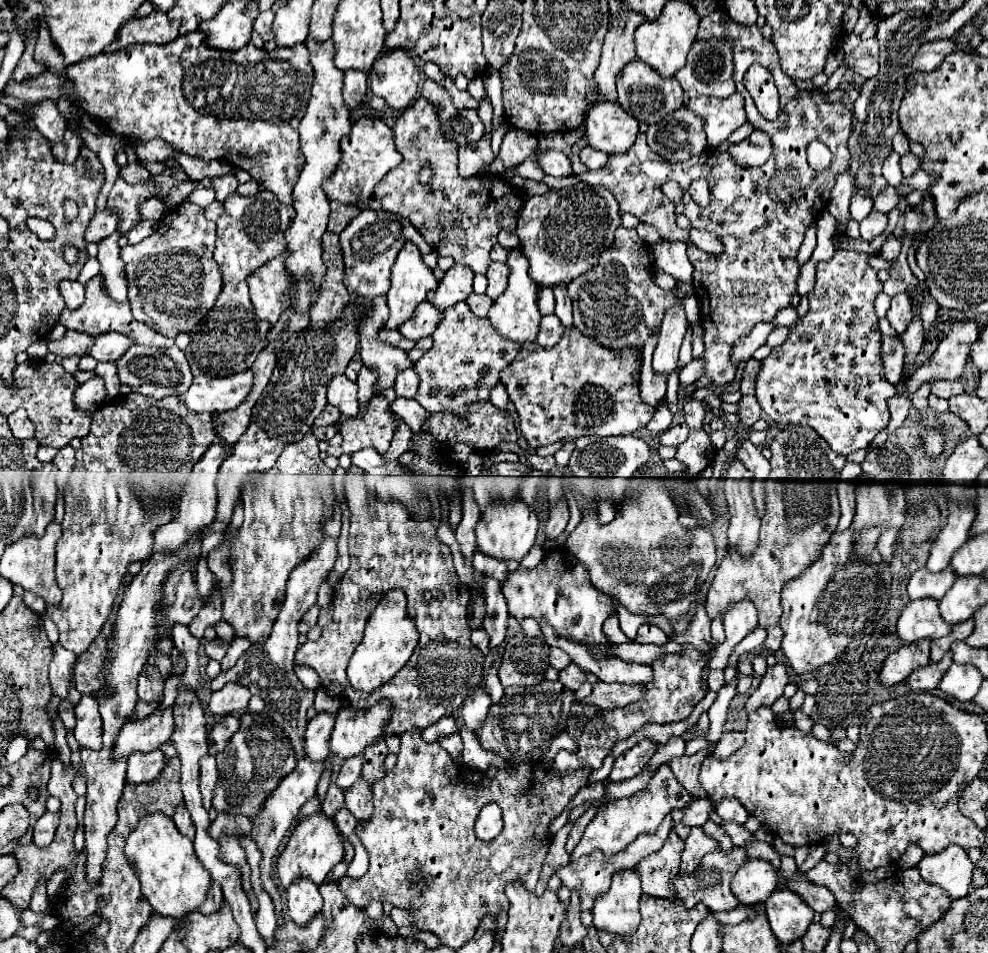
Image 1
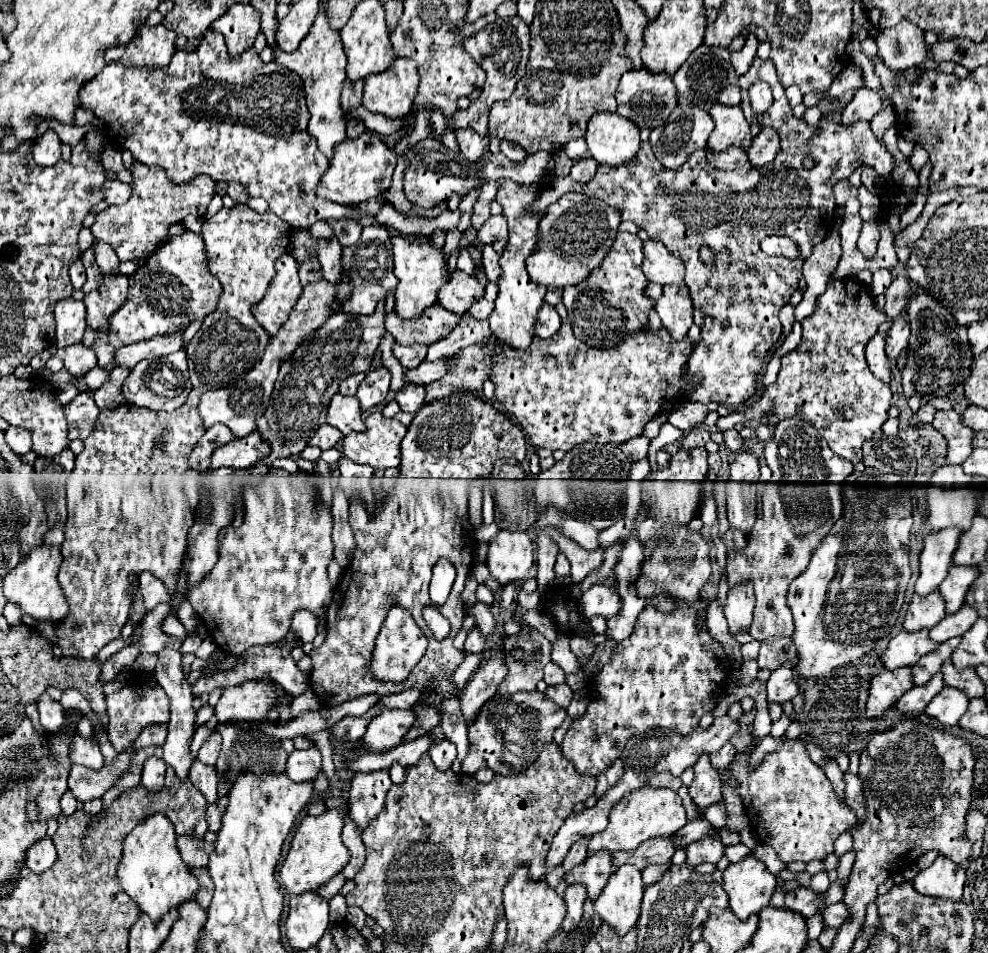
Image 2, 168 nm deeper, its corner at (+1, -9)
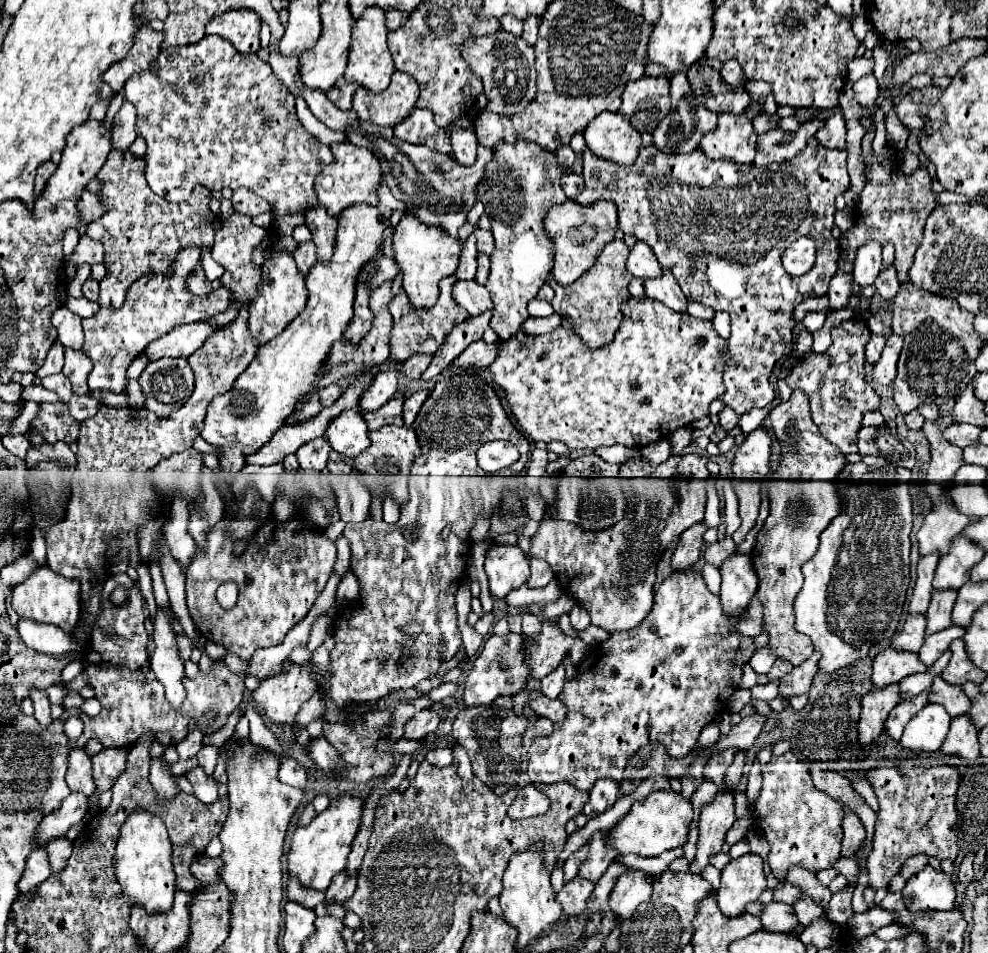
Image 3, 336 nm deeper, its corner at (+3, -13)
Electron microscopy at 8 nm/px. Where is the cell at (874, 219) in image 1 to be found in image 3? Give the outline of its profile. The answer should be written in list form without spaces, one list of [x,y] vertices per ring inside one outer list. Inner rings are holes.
[[[878,242],[864,244],[856,254],[854,282],[858,286],[874,286],[878,272],[882,270],[882,248]]]

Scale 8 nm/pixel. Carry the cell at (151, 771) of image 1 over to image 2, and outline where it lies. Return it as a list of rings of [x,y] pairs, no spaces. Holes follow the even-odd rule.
[[[150,756],[146,762],[144,762],[144,770],[142,770],[142,786],[150,792],[158,792],[162,790],[162,784],[164,784],[164,774],[166,774],[166,764],[156,758],[156,756]]]

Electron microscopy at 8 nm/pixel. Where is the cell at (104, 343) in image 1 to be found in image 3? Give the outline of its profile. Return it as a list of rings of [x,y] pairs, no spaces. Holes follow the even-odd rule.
[[[194,322],[194,324],[184,324],[166,334],[164,338],[158,338],[152,342],[144,352],[148,354],[150,360],[158,360],[164,356],[184,356],[188,358],[192,352],[196,352],[204,342],[216,332],[220,326],[212,326],[208,322]]]

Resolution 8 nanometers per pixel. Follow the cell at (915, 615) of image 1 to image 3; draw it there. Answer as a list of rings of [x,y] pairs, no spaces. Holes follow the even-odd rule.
[[[888,646],[880,654],[876,654],[872,662],[872,684],[880,690],[884,686],[898,684],[910,674],[920,674],[924,670],[926,666],[918,660],[918,654],[898,652]]]

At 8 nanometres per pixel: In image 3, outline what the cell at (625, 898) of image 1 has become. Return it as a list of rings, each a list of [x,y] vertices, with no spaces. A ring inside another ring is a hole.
[[[626,870],[612,894],[610,894],[610,908],[614,914],[618,914],[620,918],[628,920],[634,910],[638,908],[638,904],[646,902],[646,898],[652,896],[652,880],[654,876],[642,872],[642,870]]]

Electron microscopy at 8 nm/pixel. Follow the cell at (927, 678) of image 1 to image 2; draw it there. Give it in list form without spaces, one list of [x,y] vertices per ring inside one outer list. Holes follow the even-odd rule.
[[[938,672],[938,674],[934,674],[932,680],[926,682],[924,686],[914,686],[914,688],[910,688],[910,692],[906,692],[906,694],[898,700],[896,708],[898,708],[900,712],[904,712],[904,714],[906,714],[906,712],[922,712],[922,710],[928,706],[928,702],[930,702],[942,688],[944,688],[942,672]]]

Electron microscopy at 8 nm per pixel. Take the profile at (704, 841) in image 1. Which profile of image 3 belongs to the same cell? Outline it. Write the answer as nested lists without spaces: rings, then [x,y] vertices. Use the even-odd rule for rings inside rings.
[[[720,790],[716,798],[700,810],[698,852],[690,872],[700,874],[708,860],[722,850],[726,832],[734,824],[734,790]]]

